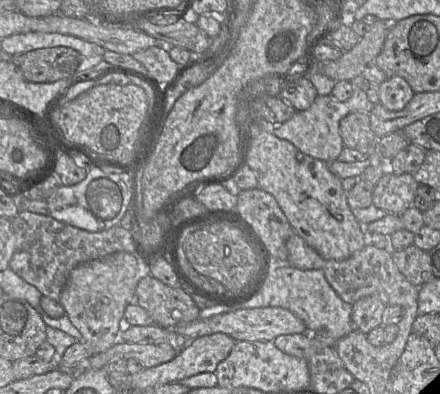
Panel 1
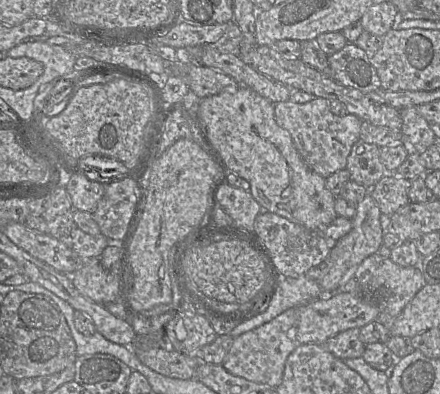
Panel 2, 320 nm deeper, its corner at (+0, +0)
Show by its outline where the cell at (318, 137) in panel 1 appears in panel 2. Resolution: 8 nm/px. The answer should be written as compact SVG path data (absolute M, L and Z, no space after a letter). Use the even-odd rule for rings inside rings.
M314 97L306 103L283 101L275 103L275 121L292 136L293 142L305 163L325 179L345 169L352 146L360 139L362 120L356 115L338 116L332 113L329 100Z

